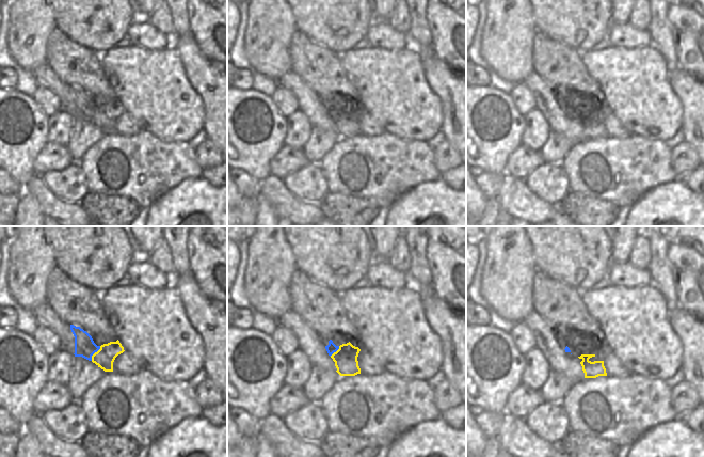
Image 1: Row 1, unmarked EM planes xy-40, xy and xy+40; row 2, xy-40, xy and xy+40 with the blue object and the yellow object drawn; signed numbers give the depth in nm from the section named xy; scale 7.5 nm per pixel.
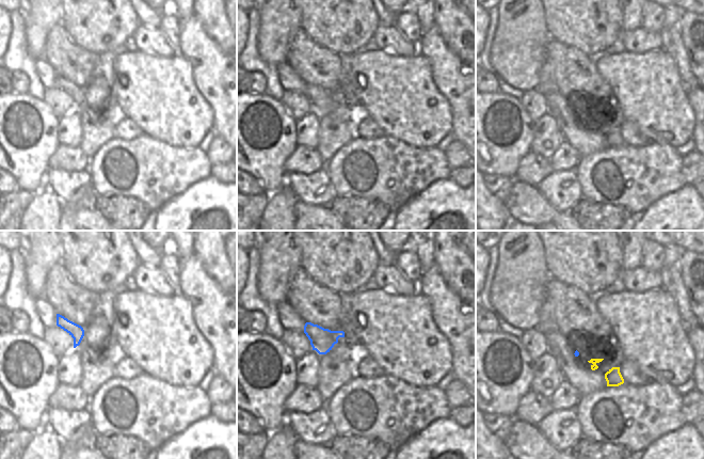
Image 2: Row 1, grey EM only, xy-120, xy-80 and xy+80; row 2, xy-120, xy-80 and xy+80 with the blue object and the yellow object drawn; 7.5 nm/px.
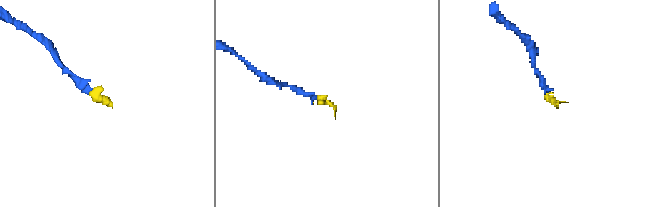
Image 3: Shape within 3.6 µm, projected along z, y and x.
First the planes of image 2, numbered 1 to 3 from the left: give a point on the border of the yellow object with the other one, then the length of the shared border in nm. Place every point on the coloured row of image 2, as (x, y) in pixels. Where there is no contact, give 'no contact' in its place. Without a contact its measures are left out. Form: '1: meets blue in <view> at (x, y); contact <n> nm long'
1: no contact
2: no contact
3: no contact

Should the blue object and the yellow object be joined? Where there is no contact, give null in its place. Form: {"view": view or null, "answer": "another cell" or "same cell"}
{"view": "xy-40", "answer": "same cell"}

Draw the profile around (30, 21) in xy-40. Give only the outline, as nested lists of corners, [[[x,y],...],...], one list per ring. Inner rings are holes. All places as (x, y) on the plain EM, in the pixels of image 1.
[[[12,0],[6,44],[13,60],[27,70],[47,64],[47,40],[54,28],[46,0]]]

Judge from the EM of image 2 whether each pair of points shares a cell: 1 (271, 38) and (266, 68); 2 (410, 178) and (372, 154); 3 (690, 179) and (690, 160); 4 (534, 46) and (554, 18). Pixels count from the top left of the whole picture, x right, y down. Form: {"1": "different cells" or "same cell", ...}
{"1": "different cells", "2": "same cell", "3": "same cell", "4": "different cells"}

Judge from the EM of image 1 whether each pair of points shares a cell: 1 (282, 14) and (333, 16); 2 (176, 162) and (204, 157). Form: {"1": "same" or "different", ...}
{"1": "different", "2": "different"}

